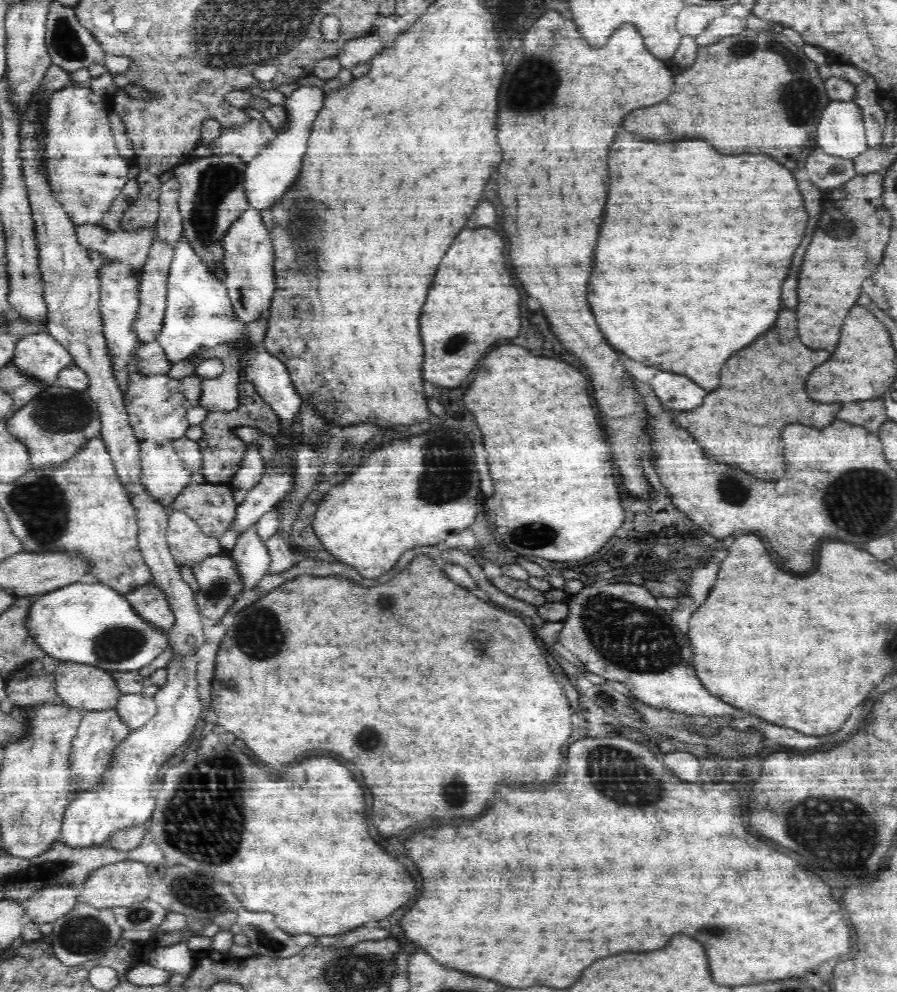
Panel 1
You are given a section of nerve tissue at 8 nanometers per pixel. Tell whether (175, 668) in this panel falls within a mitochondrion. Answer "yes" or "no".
no

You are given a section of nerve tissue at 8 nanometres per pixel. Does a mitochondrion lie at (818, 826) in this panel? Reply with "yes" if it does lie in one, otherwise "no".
yes

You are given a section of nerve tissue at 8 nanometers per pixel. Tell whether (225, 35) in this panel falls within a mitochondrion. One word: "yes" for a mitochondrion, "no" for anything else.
yes

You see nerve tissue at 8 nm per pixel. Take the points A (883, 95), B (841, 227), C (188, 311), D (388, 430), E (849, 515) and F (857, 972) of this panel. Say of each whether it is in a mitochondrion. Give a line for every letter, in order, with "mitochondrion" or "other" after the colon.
A: other
B: mitochondrion
C: mitochondrion
D: other
E: mitochondrion
F: other

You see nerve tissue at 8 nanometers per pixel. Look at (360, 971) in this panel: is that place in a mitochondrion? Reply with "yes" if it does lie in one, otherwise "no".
yes

